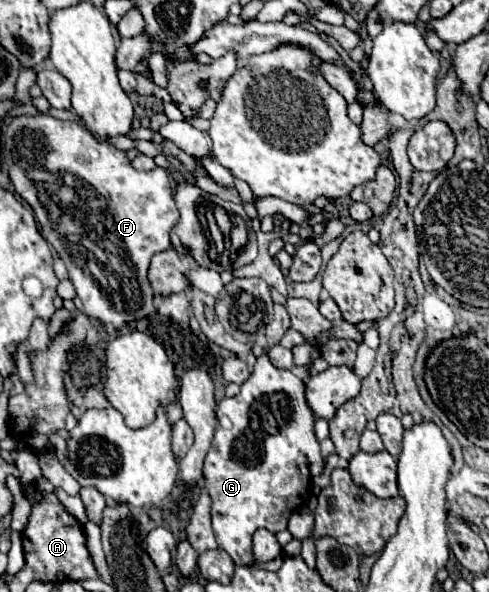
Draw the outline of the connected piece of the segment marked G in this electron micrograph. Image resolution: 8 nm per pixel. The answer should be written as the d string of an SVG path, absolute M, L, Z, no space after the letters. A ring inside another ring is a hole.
M274 306L274 320L266 326L266 340L268 346L264 348L262 356L256 358L252 376L242 384L240 394L230 398L232 414L226 412L232 420L232 428L226 430L222 426L216 428L212 446L208 450L204 462L204 488L212 502L212 530L216 534L216 542L222 550L230 554L234 564L246 566L252 562L252 534L258 528L266 528L272 534L278 534L288 526L288 518L294 510L304 506L310 494L310 462L322 460L320 446L314 436L314 414L304 396L304 382L294 376L290 370L280 370L272 366L268 360L268 350L276 346L284 332L290 328L290 318L284 306Z

